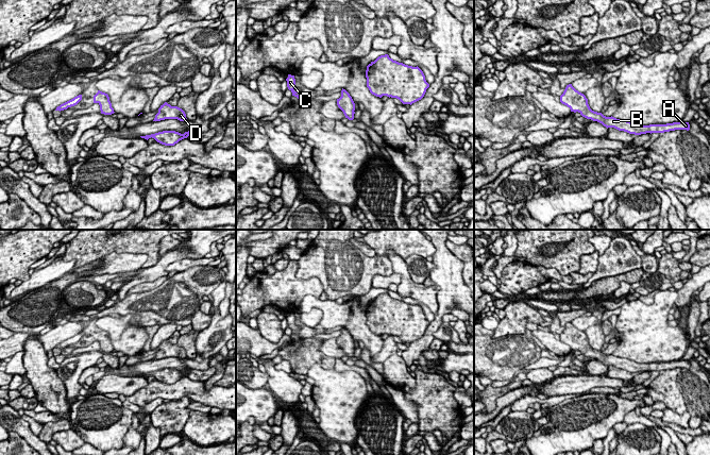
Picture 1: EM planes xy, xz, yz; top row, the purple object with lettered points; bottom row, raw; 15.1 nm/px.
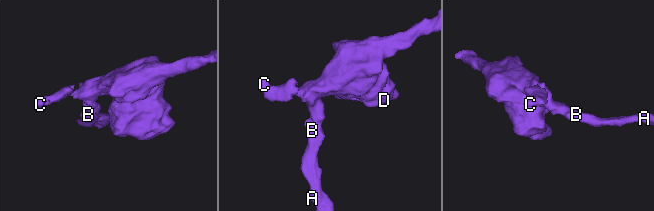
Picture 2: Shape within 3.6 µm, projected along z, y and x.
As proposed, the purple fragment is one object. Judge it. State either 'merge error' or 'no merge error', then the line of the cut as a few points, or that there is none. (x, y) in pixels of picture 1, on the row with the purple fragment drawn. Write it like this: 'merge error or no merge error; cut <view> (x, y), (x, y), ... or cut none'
no merge error; cut none

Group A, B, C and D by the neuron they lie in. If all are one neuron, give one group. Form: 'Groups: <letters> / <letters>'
Groups: A B C D

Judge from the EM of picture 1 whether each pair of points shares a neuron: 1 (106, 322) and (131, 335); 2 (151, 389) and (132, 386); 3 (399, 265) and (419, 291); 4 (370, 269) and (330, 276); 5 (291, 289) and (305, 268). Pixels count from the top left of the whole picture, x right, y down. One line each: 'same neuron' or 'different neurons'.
1: same neuron
2: different neurons
3: same neuron
4: same neuron
5: different neurons

